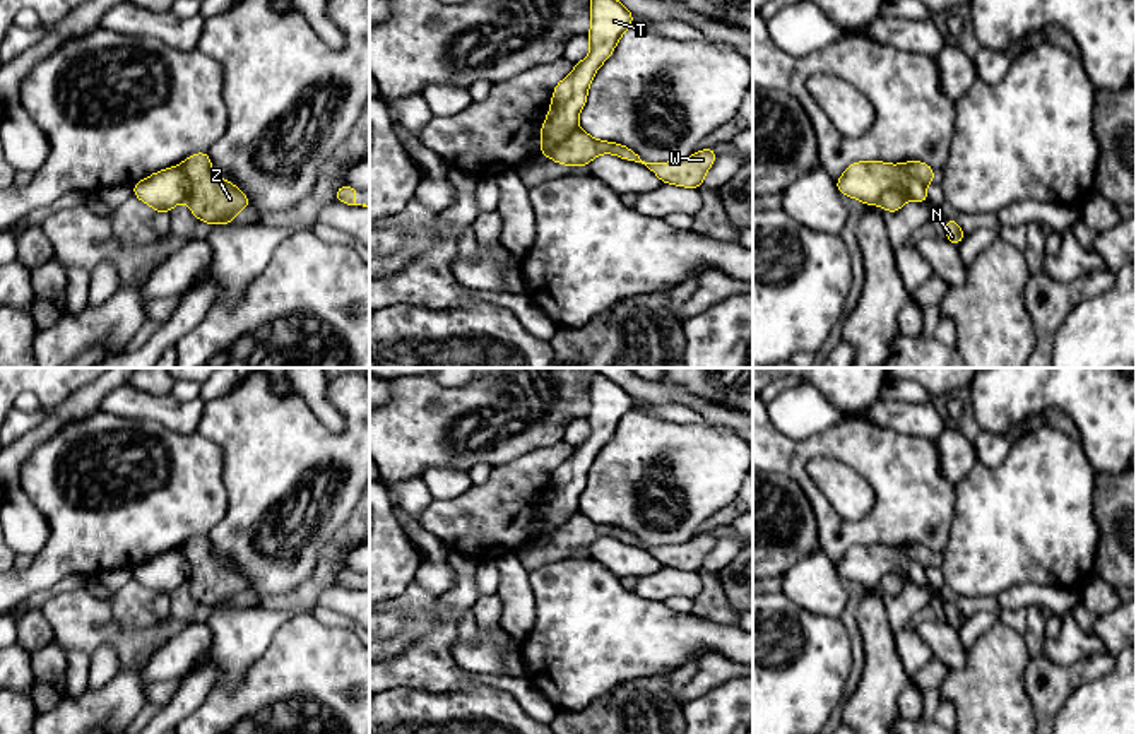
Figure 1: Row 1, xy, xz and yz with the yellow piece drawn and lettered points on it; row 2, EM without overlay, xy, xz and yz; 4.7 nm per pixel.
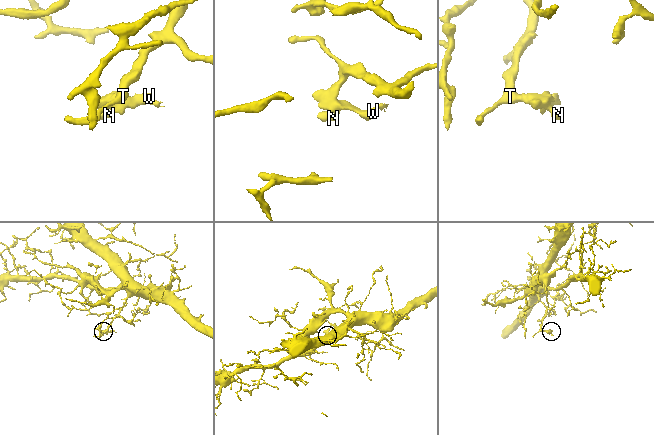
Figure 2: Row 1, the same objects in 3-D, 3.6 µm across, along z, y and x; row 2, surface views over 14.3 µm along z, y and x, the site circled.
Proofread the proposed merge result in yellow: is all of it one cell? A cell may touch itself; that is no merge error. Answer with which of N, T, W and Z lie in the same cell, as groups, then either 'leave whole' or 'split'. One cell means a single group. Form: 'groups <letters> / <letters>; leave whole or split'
groups N T / W Z; split

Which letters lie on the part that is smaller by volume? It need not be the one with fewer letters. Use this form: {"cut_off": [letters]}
{"cut_off": ["W", "Z"]}

